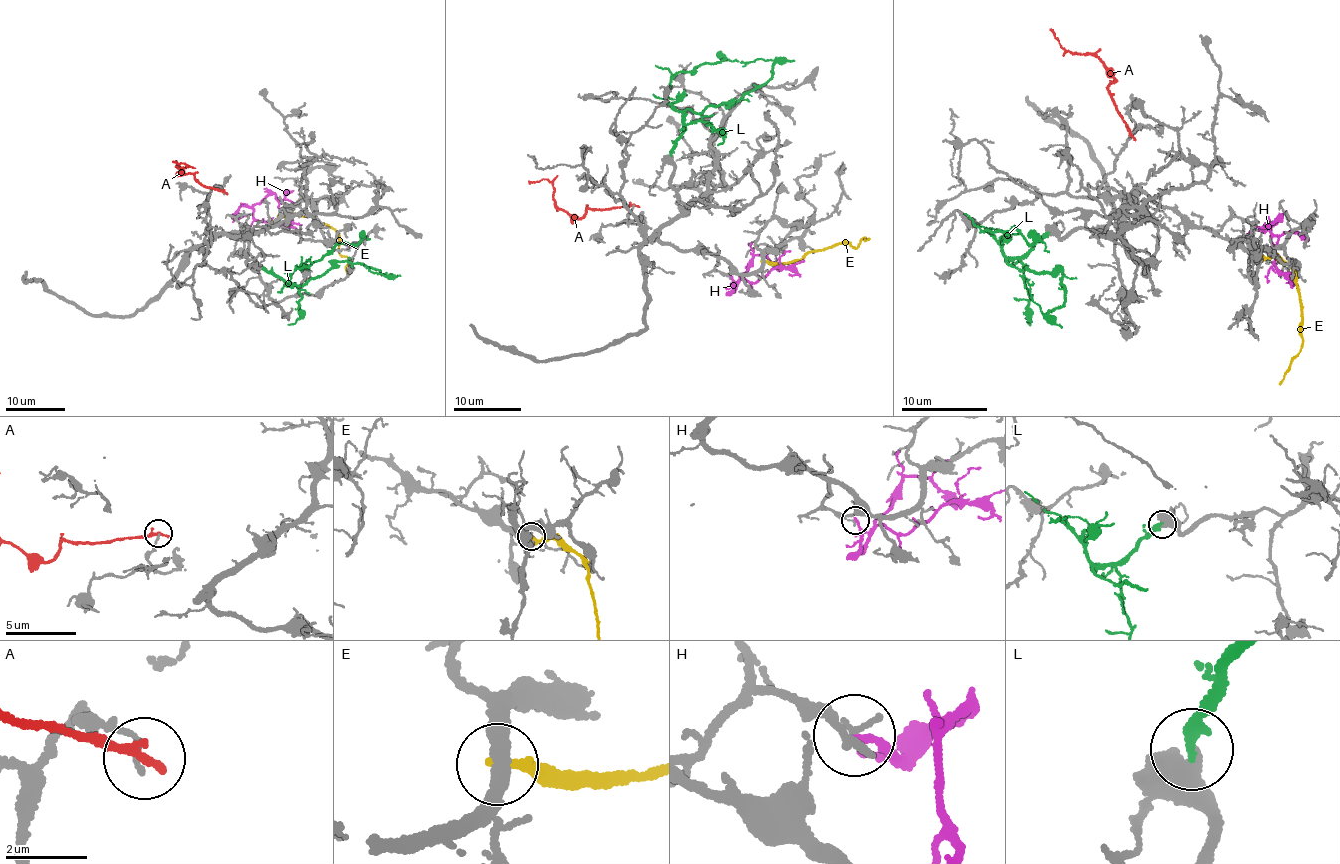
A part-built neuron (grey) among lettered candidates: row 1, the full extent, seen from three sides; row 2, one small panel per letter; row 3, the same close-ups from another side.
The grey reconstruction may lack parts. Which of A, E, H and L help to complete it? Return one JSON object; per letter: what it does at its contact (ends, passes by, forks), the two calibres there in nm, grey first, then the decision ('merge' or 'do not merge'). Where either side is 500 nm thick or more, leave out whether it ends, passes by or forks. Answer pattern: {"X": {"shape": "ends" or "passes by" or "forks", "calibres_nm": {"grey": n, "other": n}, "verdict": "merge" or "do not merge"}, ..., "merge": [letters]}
{"A": {"shape": "ends", "calibres_nm": {"grey": 140, "other": 280}, "verdict": "do not merge"}, "E": {"shape": "ends", "calibres_nm": {"grey": 360, "other": 220}, "verdict": "do not merge"}, "H": {"shape": "ends", "calibres_nm": {"grey": 100, "other": 200}, "verdict": "do not merge"}, "L": {"calibres_nm": {"grey": 550, "other": 320}, "verdict": "merge"}, "merge": ["L"]}

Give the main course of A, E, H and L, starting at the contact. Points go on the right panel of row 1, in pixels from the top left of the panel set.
A: (1129, 134), (1109, 85), (1115, 79), (1110, 70), (1093, 54), (1080, 55), (1067, 50), (1049, 28)
E: (1261, 254), (1274, 258), (1295, 270), (1302, 307), (1302, 347), (1279, 385)
H: (1253, 226), (1265, 229), (1277, 220), (1272, 223), (1270, 241), (1277, 256), (1274, 266), (1294, 283), (1286, 283)
L: (1048, 233), (1007, 262), (1039, 275), (1063, 274), (1062, 305), (1042, 312), (1030, 298), (1029, 278)

